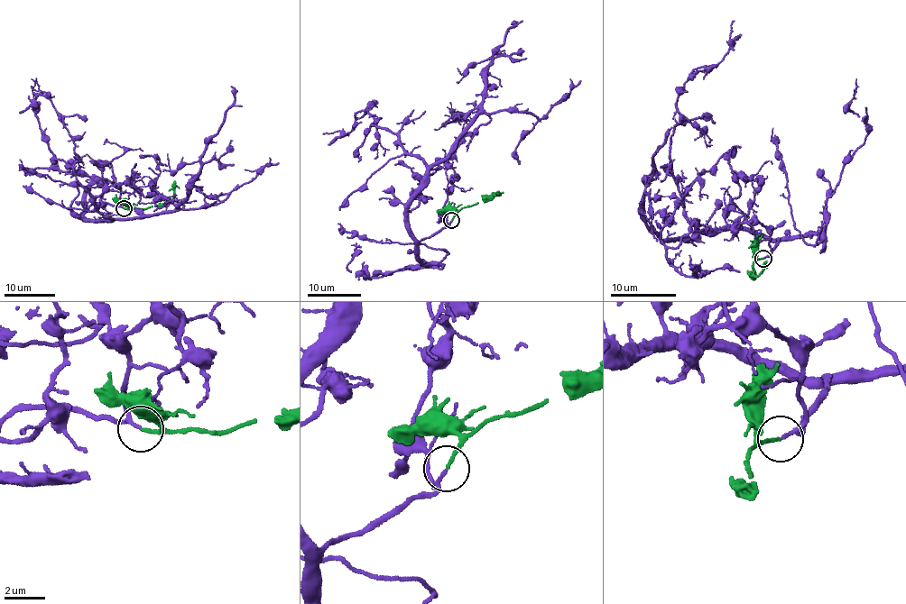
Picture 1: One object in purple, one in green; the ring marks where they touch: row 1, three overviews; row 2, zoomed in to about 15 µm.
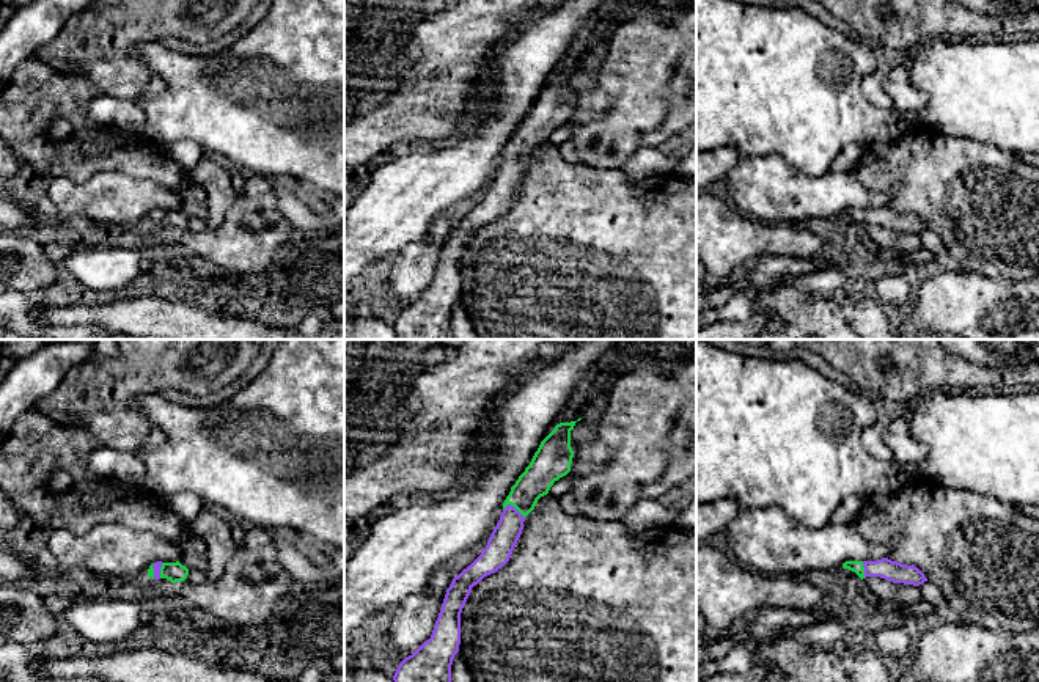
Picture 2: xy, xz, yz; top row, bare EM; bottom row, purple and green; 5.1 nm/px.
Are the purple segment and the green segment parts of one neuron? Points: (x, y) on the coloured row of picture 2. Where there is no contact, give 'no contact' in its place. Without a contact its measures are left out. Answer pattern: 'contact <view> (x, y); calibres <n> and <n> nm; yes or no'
contact xz (514, 508); calibres 140 and 160 nm; yes

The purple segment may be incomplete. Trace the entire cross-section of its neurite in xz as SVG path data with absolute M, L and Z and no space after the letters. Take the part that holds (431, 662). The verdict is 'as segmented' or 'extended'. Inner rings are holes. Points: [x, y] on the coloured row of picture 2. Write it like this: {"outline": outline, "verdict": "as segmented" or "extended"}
{"outline": "M575 423L556 424L541 442L530 465L511 487L486 548L453 578L431 638L399 663L393 676L395 682L451 682L451 665L461 644L461 613L470 591L509 561L525 517L534 509L538 500L549 493L553 482L571 471L574 457L571 431Z", "verdict": "extended"}

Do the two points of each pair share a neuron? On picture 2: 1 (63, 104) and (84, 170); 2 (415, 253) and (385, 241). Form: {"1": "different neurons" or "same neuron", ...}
{"1": "same neuron", "2": "different neurons"}

